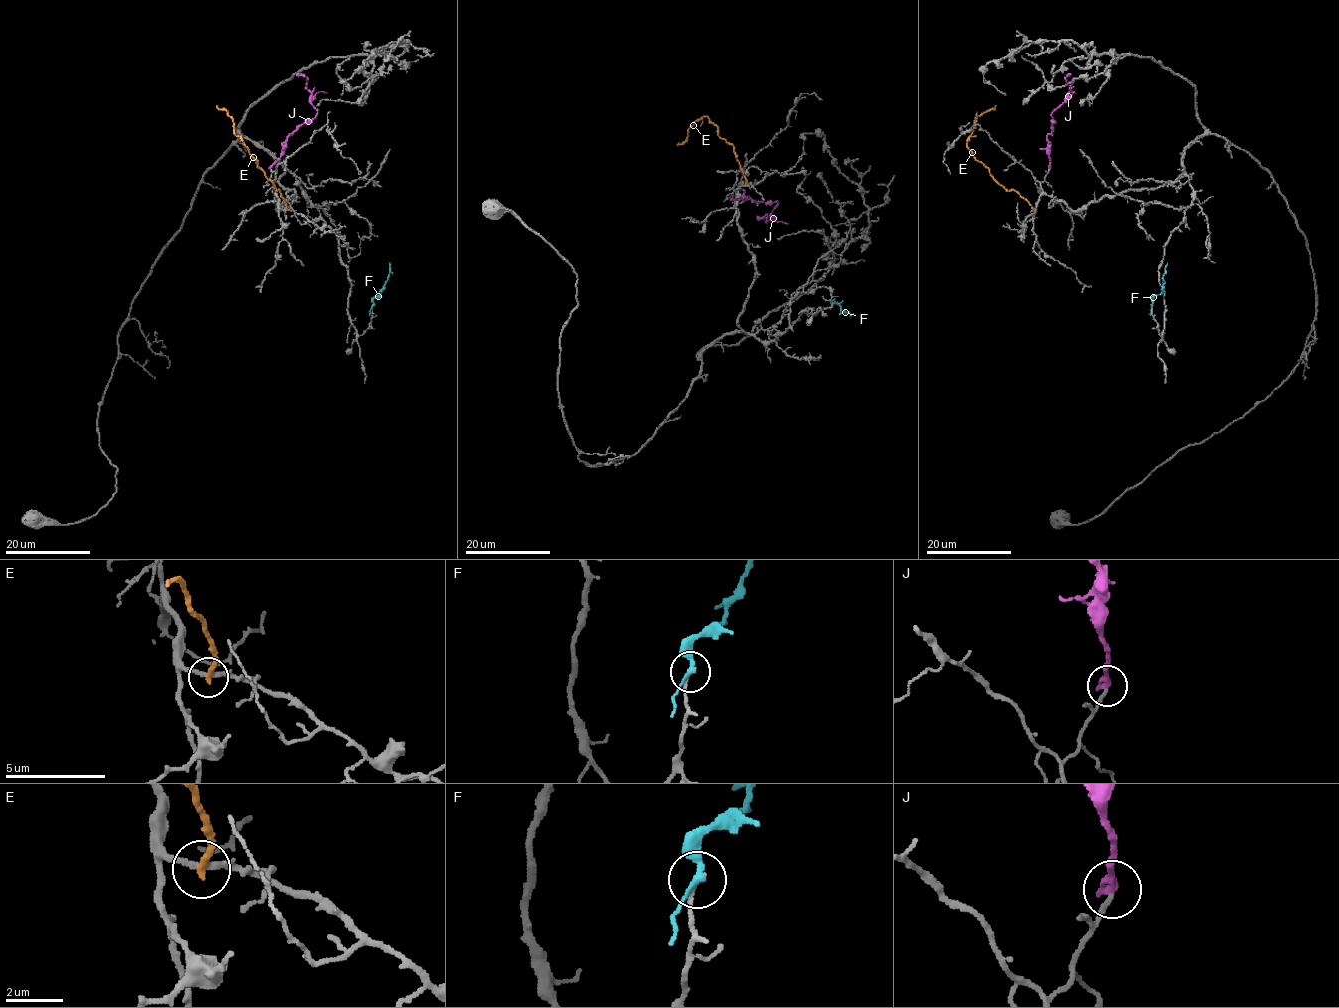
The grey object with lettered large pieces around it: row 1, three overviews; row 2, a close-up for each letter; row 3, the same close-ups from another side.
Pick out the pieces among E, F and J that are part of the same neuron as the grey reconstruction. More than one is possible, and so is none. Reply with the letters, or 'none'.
none

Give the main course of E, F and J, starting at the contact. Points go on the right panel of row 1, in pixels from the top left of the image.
E: (1033, 210), (1016, 192), (997, 183), (990, 169), (978, 161), (967, 146), (974, 120), (996, 105)
F: (1151, 305), (1152, 298), (1162, 291), (1167, 262)
J: (1050, 167), (1047, 135), (1053, 131), (1053, 112), (1071, 89), (1065, 78), (1070, 74)

